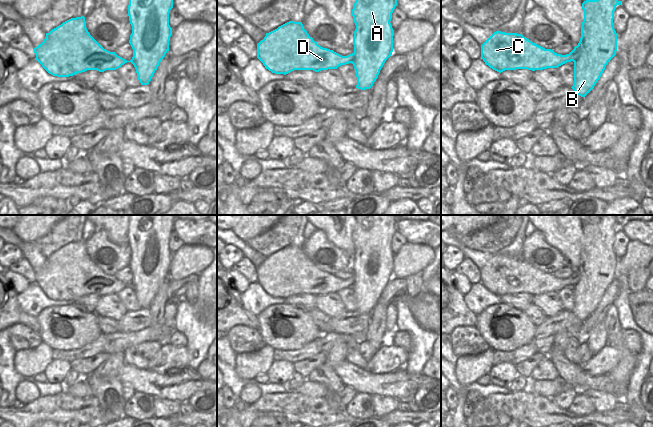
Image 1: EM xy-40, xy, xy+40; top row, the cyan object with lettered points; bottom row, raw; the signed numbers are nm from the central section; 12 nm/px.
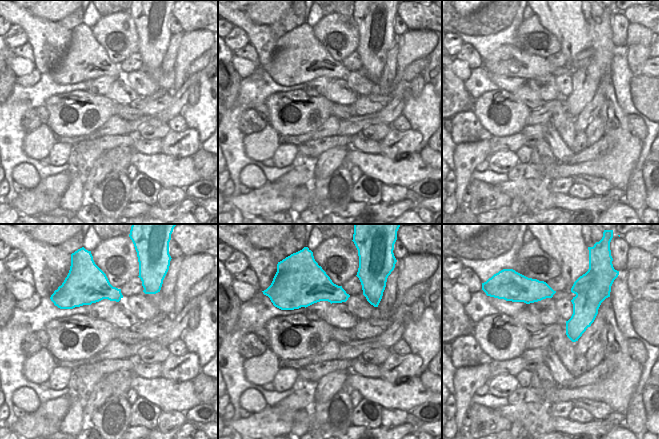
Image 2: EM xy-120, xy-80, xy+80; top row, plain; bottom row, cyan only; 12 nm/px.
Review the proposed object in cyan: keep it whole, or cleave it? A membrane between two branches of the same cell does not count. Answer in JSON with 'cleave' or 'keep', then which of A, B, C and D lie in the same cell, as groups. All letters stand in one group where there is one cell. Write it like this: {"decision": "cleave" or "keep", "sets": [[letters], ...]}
{"decision": "keep", "sets": [["A", "B", "C", "D"]]}

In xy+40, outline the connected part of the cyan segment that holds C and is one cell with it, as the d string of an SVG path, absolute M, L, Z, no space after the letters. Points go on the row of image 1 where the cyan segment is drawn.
M586 0L582 3L584 20L581 25L581 38L577 46L566 55L545 49L526 37L517 33L494 32L481 45L481 58L493 70L501 73L505 70L527 69L543 70L558 68L574 62L574 84L571 87L579 96L585 97L596 85L608 62L616 55L617 36L614 26L614 11L622 1L618 0Z

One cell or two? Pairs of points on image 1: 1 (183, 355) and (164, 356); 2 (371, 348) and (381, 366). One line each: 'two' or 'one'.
1: one
2: two

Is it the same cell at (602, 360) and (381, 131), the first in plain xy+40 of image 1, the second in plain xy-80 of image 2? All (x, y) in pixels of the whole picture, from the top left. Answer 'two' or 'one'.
two

